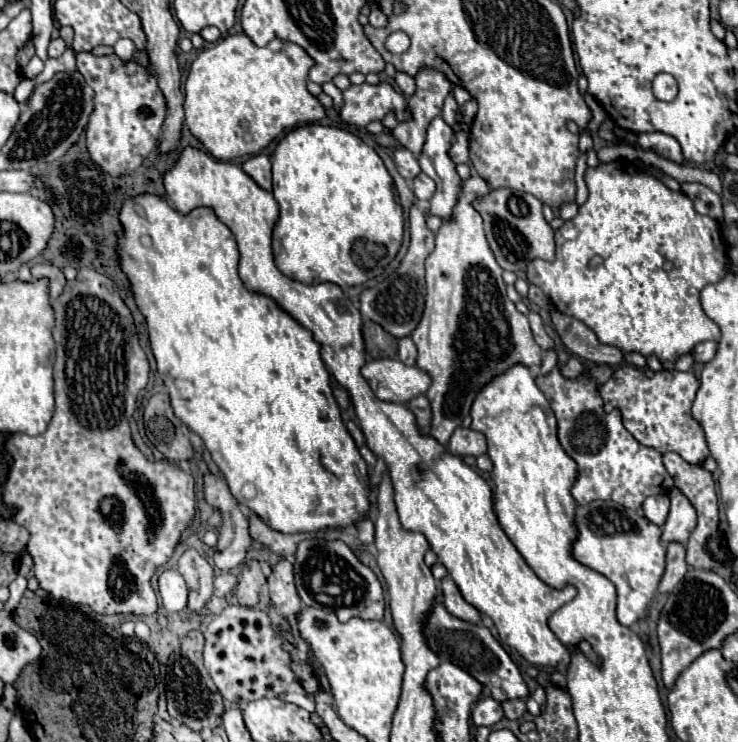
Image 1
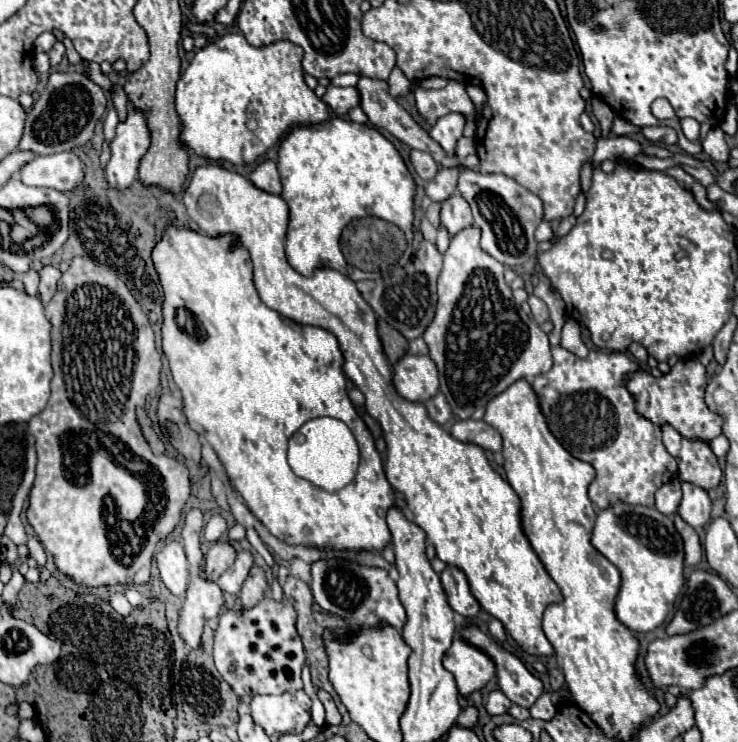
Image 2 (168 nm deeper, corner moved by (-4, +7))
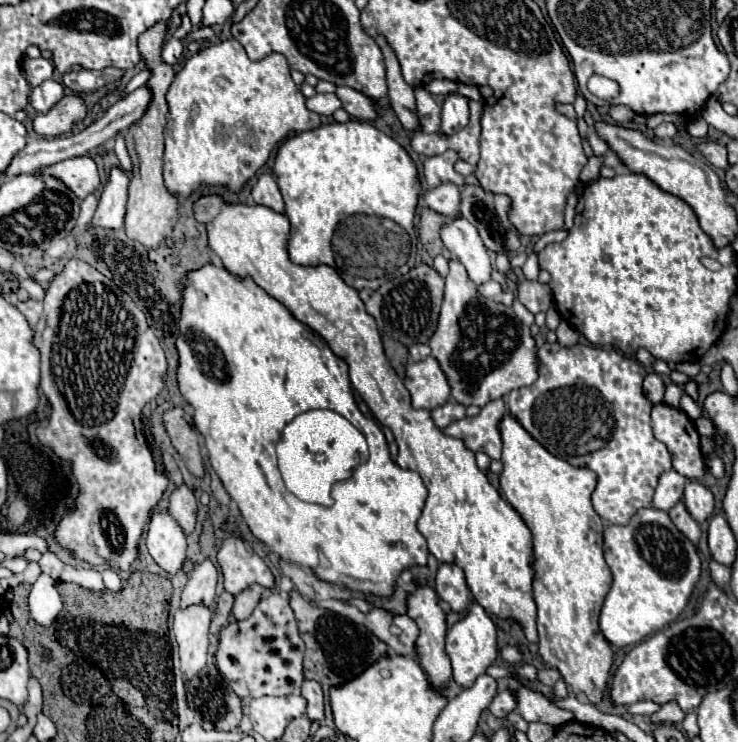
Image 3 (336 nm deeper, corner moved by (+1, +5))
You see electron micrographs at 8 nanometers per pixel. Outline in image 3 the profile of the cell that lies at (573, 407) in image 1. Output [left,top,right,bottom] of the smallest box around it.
[509,342,671,524]

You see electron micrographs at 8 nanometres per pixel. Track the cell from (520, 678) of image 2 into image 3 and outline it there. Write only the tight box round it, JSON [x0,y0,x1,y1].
[515,686,573,726]

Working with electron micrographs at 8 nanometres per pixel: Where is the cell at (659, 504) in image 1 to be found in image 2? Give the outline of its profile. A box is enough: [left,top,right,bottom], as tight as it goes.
[656,478,682,516]

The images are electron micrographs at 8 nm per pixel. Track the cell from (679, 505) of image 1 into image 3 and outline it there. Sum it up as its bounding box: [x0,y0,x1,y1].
[683,482,713,522]

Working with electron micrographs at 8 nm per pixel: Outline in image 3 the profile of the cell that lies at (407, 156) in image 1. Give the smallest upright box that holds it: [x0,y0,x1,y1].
[423,154,463,188]

